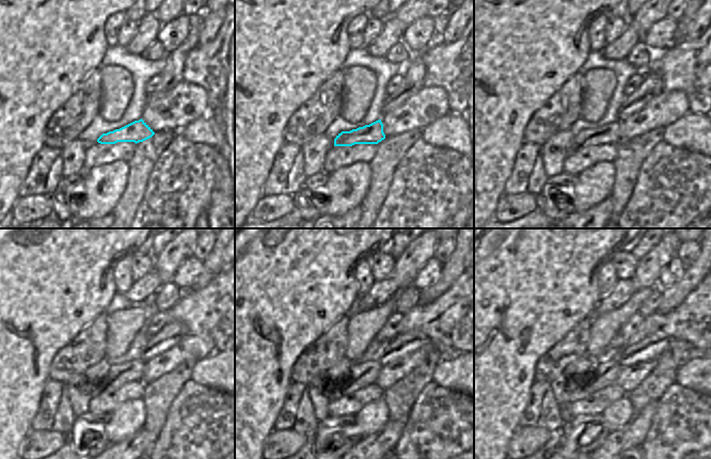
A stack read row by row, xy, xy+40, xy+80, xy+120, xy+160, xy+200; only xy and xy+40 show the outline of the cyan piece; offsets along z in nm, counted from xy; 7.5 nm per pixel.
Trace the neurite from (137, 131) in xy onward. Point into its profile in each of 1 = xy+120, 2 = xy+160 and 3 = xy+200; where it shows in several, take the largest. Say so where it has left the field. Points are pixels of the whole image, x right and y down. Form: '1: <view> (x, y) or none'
1: xy+120 (121, 374)
2: xy+160 (362, 374)
3: xy+200 (604, 374)

